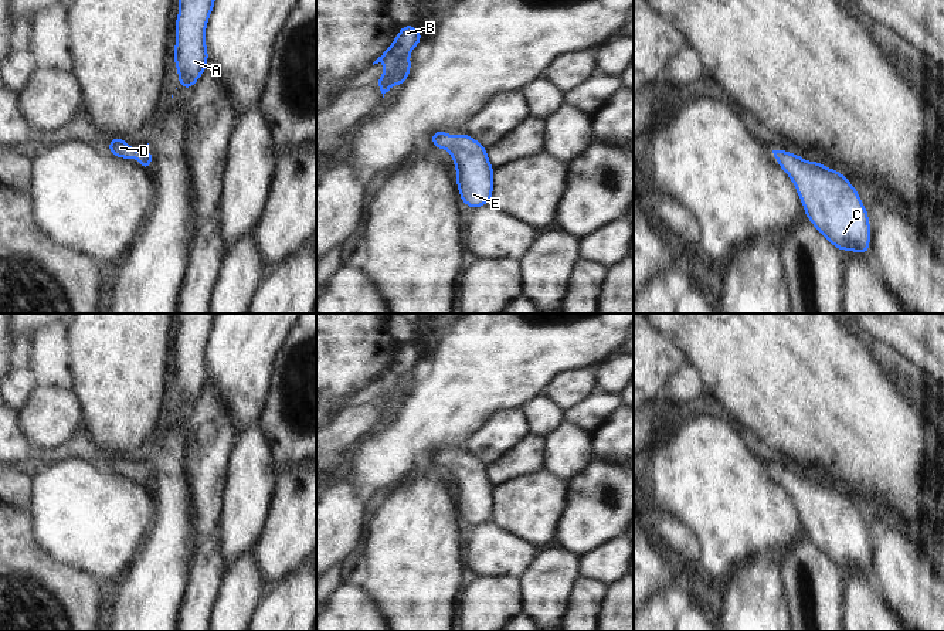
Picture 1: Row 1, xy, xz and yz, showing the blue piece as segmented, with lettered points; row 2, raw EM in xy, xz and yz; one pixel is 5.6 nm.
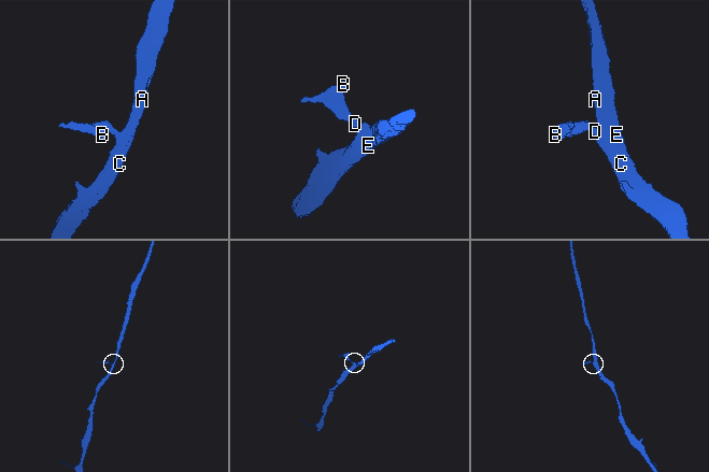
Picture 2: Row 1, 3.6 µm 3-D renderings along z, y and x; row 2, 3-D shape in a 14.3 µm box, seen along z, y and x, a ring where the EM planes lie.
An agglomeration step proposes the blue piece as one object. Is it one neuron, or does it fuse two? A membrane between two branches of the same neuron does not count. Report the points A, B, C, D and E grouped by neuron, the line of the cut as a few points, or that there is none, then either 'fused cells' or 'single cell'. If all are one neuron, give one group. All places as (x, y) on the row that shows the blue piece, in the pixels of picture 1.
A B C D E; no cut; single cell

